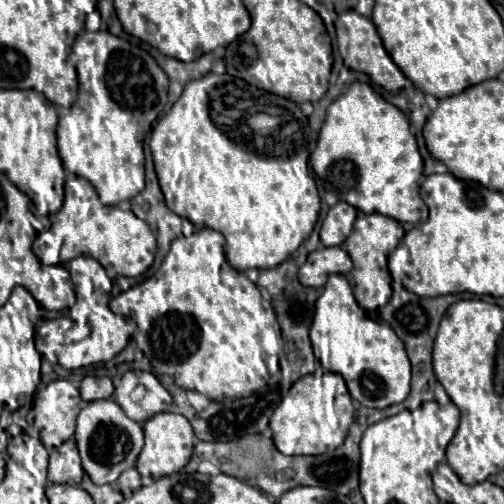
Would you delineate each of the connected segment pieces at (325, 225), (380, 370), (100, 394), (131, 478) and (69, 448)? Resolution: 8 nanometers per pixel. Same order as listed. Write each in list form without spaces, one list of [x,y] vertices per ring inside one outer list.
[[[338,202],[330,208],[326,220],[322,222],[322,230],[320,230],[320,240],[324,246],[340,246],[346,236],[350,234],[352,226],[356,220],[356,208],[346,204],[346,202]]]
[[[330,274],[322,296],[316,300],[310,340],[314,346],[314,356],[320,360],[320,364],[328,372],[342,374],[350,396],[362,406],[388,408],[406,400],[410,392],[410,360],[402,340],[388,323],[364,314],[342,274]]]
[[[86,376],[80,384],[80,396],[86,400],[86,402],[92,402],[92,400],[102,400],[102,398],[112,398],[114,394],[114,384],[108,376]]]
[[[130,468],[126,472],[122,472],[122,476],[118,478],[116,482],[116,488],[124,494],[124,496],[130,496],[134,490],[138,490],[142,484],[140,484],[140,474],[136,468]]]
[[[70,438],[50,454],[48,480],[54,484],[80,484],[84,468],[76,450],[76,440]]]

